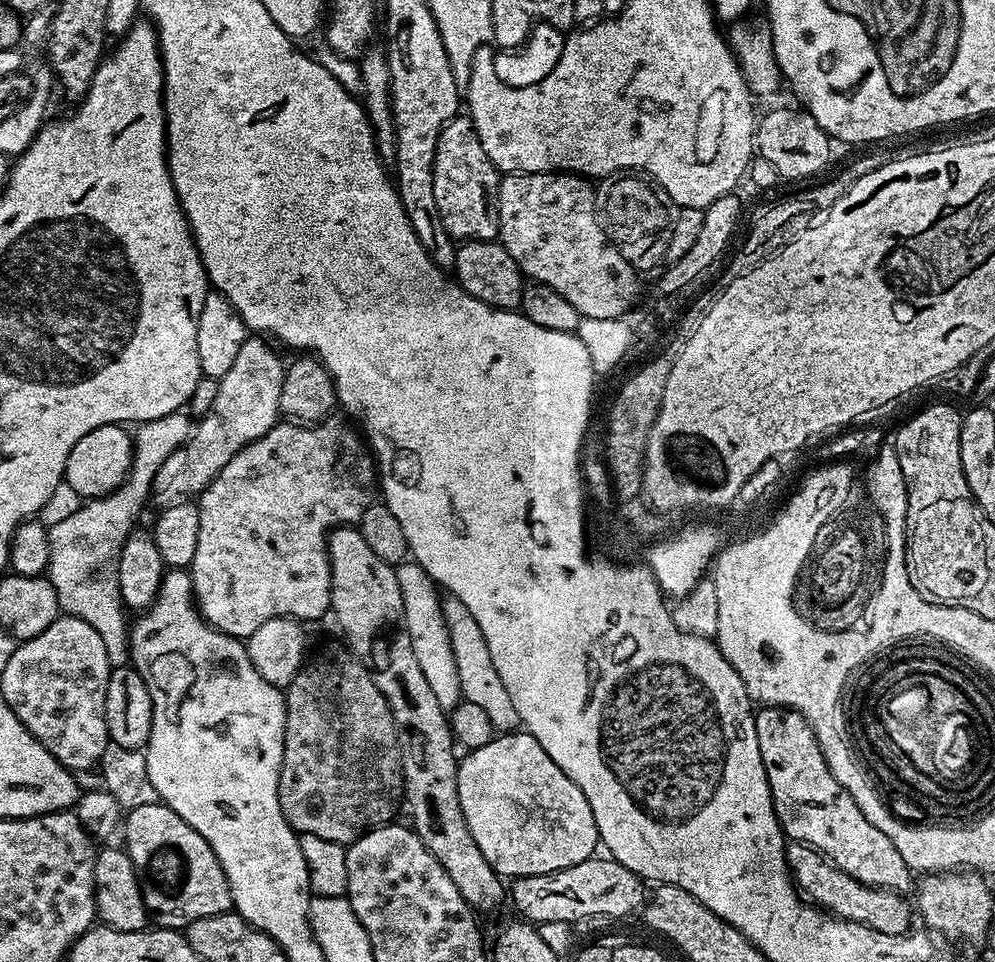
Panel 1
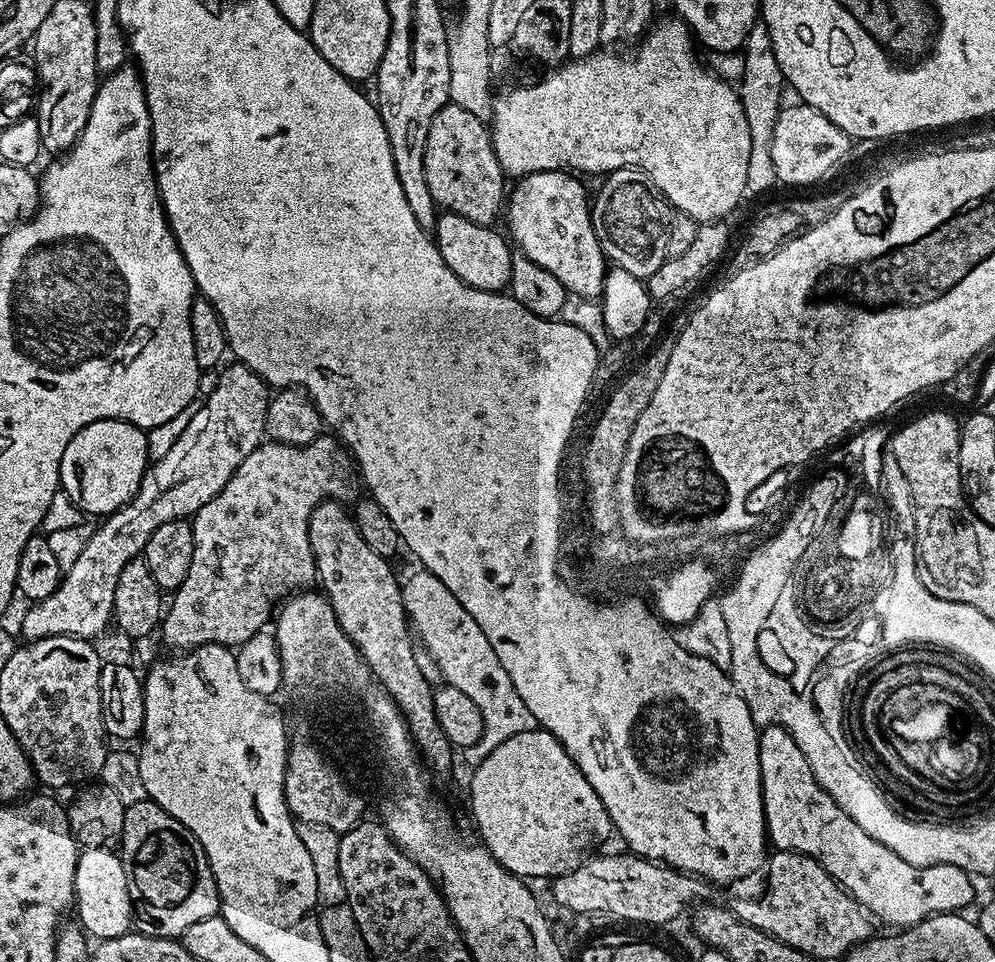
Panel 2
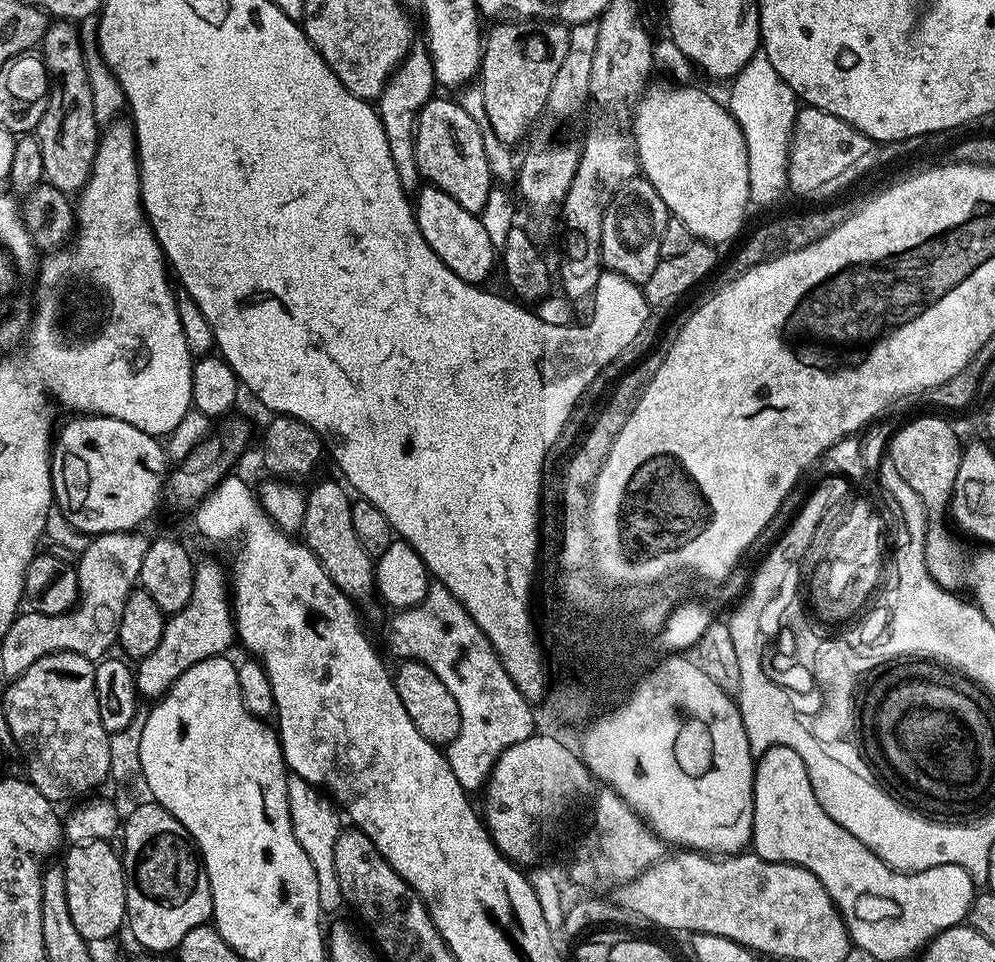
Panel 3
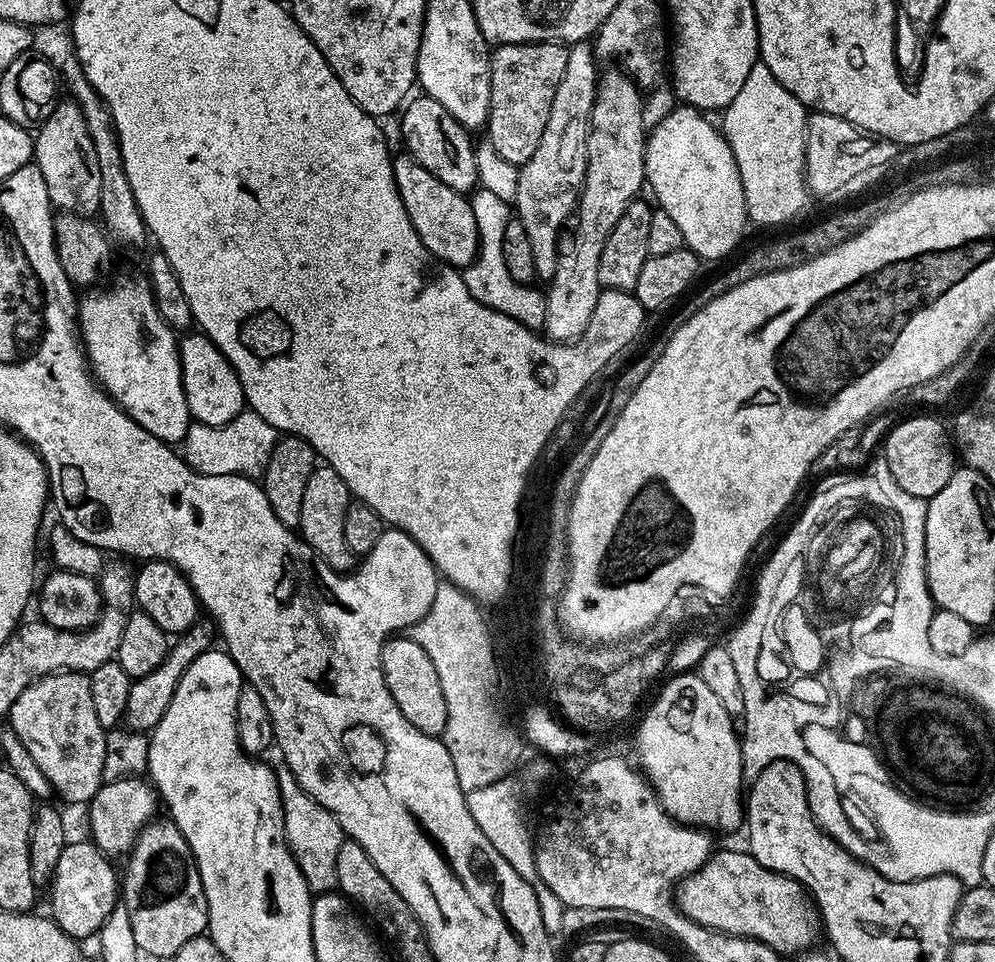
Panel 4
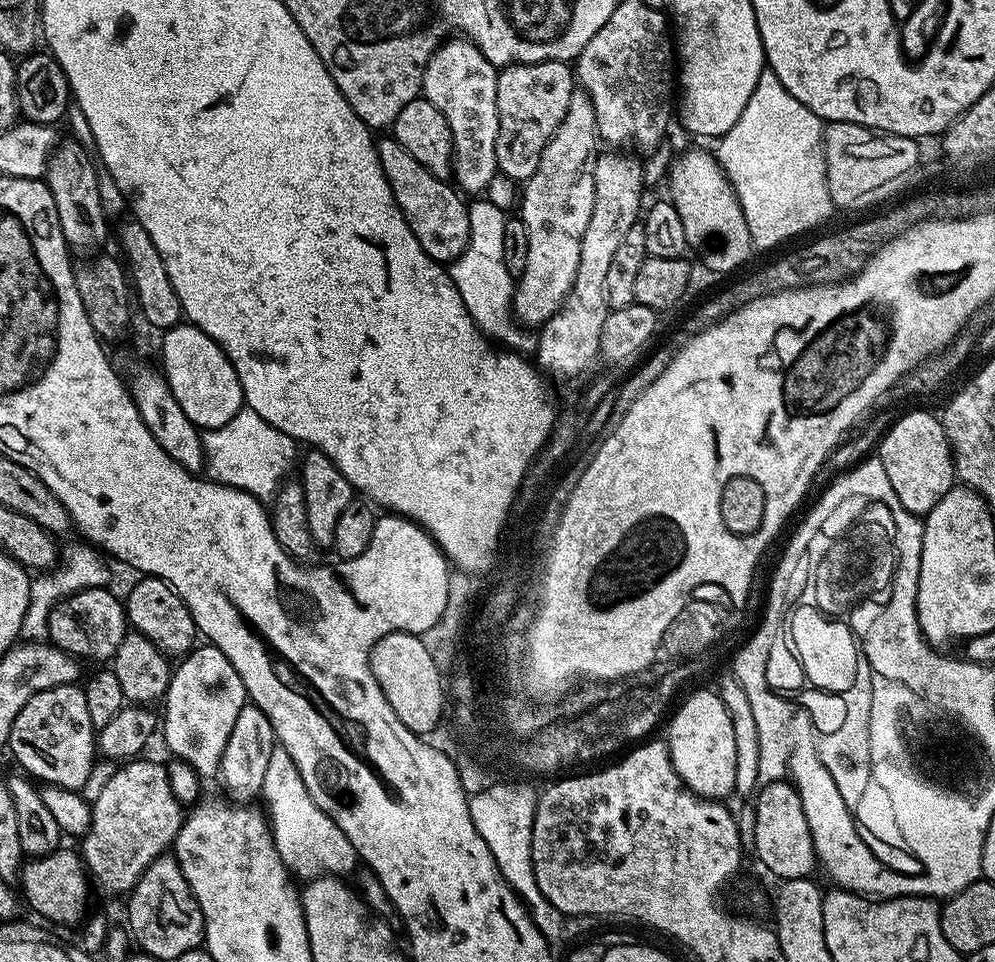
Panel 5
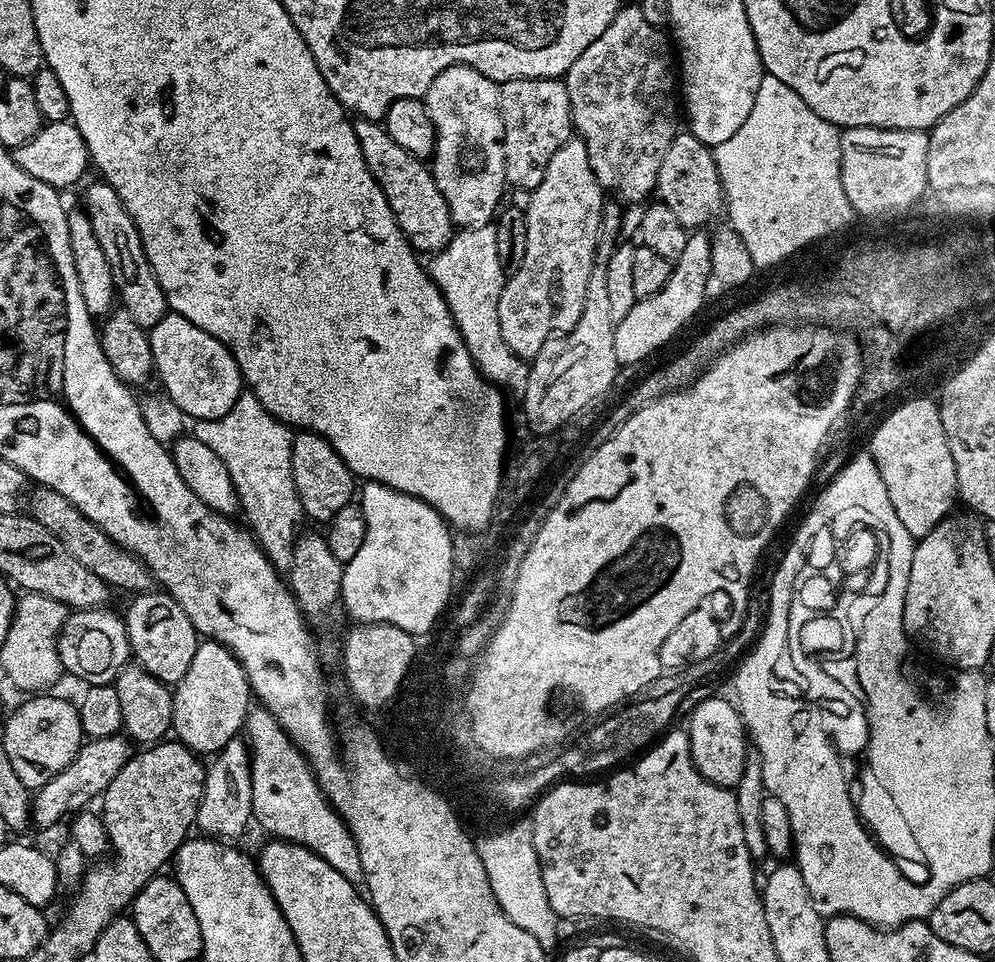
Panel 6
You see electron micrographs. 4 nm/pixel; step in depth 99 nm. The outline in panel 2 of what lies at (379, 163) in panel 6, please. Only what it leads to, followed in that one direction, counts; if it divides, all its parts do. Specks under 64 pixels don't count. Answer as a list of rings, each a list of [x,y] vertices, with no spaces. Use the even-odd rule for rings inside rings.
[[[441,211],[436,217],[434,239],[440,247],[442,262],[446,262],[446,266],[450,266],[450,270],[454,270],[454,274],[466,282],[466,286],[474,286],[474,290],[504,292],[510,282],[514,252],[505,233],[496,230],[486,224],[470,222],[470,218],[462,218],[462,214],[453,212]]]

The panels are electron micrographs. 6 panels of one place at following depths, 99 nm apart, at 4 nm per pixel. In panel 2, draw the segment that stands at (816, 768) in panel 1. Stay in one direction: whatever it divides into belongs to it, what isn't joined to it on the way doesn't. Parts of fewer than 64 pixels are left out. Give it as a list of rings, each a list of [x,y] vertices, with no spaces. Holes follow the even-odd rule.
[[[764,730],[759,733],[760,737],[760,785],[762,786],[762,794],[766,797],[766,836],[769,841],[772,840],[776,843],[775,847],[781,852],[799,852],[801,848],[812,848],[812,852],[809,855],[810,858],[819,860],[823,863],[826,874],[830,874],[834,879],[846,889],[850,895],[859,902],[861,906],[866,910],[870,910],[873,917],[878,918],[884,924],[900,924],[896,926],[911,926],[916,924],[920,920],[926,919],[926,917],[933,915],[937,912],[945,910],[964,910],[967,906],[968,900],[972,900],[976,896],[976,888],[972,884],[968,884],[970,880],[969,873],[962,871],[961,868],[949,868],[947,866],[941,866],[939,868],[912,868],[910,862],[902,862],[897,860],[896,855],[890,852],[886,846],[882,846],[873,836],[864,835],[864,831],[856,827],[856,824],[844,824],[848,815],[841,812],[840,808],[833,804],[832,799],[829,796],[825,796],[822,789],[816,787],[816,779],[814,774],[808,767],[806,758],[800,755],[798,750],[798,742],[792,740],[792,735],[783,730]]]

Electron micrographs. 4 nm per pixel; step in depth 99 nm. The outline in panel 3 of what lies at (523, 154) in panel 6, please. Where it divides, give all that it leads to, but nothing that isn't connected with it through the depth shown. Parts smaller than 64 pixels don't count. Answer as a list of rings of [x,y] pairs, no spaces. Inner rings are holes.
[[[528,20],[516,23],[520,24],[500,24],[489,32],[487,29],[478,73],[478,86],[482,90],[482,103],[486,105],[488,127],[509,146],[516,146],[531,130],[532,123],[540,115],[545,115],[550,86],[570,47],[568,28],[559,22]]]

